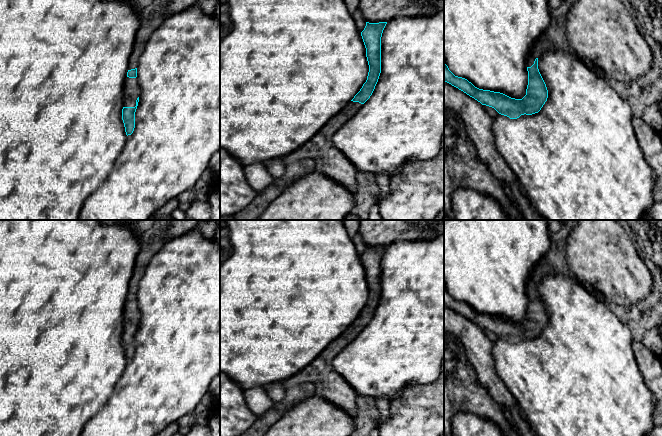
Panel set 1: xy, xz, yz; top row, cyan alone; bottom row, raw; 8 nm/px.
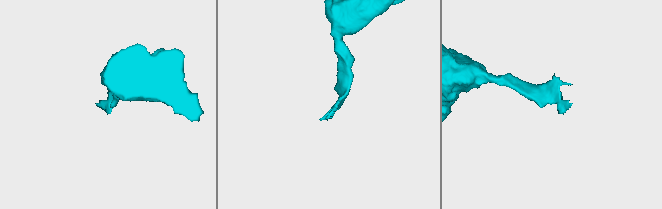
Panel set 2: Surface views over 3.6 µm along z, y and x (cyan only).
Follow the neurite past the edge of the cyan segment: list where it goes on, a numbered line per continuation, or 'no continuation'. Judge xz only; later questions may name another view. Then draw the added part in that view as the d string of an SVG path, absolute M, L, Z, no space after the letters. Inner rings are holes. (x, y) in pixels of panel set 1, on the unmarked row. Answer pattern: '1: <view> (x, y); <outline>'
1: xz (329, 384); M350 325L338 338L333 340L309 365L292 377L281 381L285 389L302 383L313 383L315 395L356 418L357 394L348 382L333 368L334 358L351 343L363 330Z

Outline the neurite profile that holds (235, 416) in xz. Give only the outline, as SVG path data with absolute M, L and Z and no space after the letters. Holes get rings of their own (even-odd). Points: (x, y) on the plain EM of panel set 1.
M220 372L220 436L240 436L257 420L247 406L244 390Z

